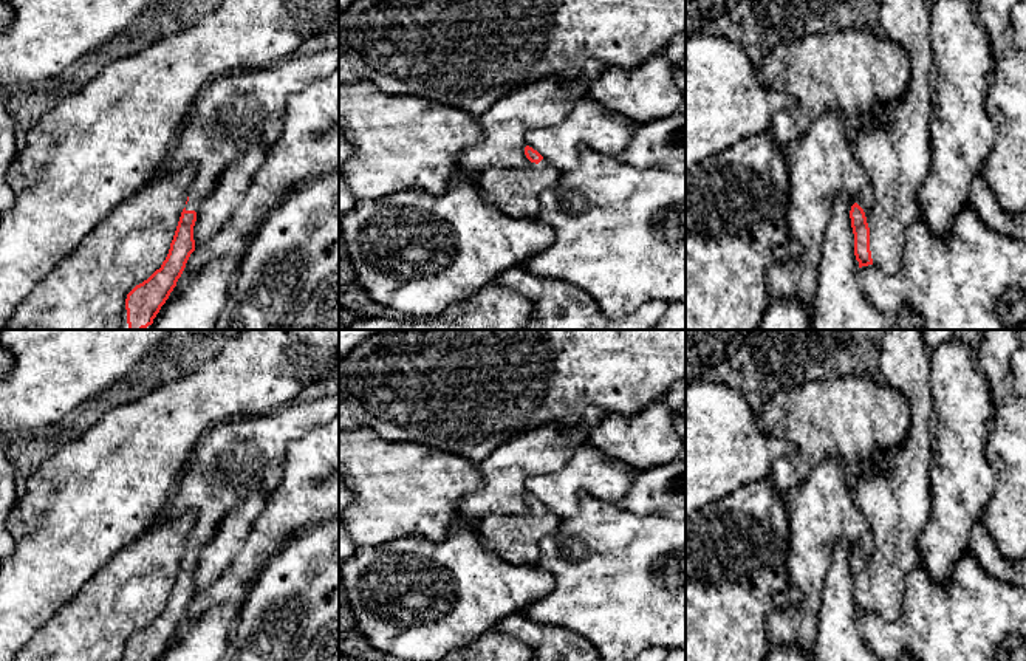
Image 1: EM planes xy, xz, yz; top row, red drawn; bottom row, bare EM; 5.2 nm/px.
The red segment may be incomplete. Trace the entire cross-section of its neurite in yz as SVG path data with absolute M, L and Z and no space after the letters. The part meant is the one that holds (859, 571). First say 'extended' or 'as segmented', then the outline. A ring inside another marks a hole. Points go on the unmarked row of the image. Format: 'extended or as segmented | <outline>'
extended | M885 330L879 368L884 382L905 396L910 426L905 440L898 447L885 450L873 467L857 471L857 480L850 488L853 500L871 533L870 554L864 557L854 550L850 565L859 615L874 611L888 622L898 622L902 611L905 577L921 565L918 540L932 509L929 463L933 410L929 385L930 351L925 347L922 330Z

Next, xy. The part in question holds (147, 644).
extended | M339 393L260 415L252 420L229 421L212 427L195 446L181 475L178 491L169 500L162 515L178 517L195 512L197 522L189 534L169 601L161 615L136 632L125 646L127 661L158 661L176 633L190 601L195 598L193 573L200 548L214 537L220 522L241 502L257 492L272 492L280 485L288 446L339 413Z

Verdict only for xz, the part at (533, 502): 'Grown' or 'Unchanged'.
Grown

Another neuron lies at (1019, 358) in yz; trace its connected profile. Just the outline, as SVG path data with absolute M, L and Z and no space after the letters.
M1017 330L1018 348L1012 354L1011 365L1015 375L1015 390L1018 396L1026 398L1026 330Z

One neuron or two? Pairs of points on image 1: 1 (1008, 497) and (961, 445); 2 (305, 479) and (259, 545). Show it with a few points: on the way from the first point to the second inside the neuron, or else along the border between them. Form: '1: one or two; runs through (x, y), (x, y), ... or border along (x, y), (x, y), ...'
1: two; border along (986, 451), (997, 488), (983, 519)
2: one; runs through (305, 496), (273, 528)

